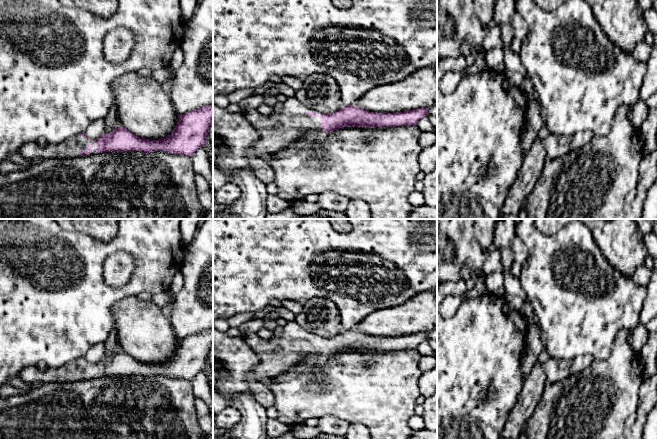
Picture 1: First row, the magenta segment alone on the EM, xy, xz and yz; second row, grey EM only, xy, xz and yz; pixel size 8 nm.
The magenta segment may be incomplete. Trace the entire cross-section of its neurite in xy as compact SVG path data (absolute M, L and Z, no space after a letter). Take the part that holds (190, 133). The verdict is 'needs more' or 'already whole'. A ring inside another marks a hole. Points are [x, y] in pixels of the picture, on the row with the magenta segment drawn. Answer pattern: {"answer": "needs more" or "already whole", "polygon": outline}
{"answer": "needs more", "polygon": "M213 104L179 116L174 130L166 138L158 140L140 138L120 126L96 140L82 133L57 145L40 146L36 141L29 142L21 148L20 154L34 162L43 159L89 156L110 151L140 151L145 154L163 151L192 157L199 148L204 147L212 122Z"}

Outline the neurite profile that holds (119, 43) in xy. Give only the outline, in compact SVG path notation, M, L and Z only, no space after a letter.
M123 27L109 30L104 37L103 54L108 62L121 64L130 57L135 46L134 33Z

